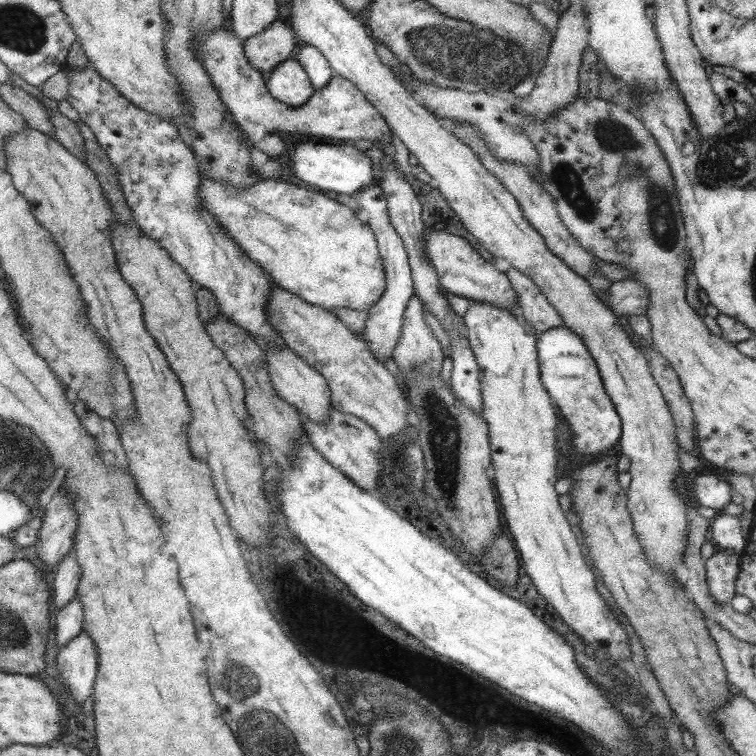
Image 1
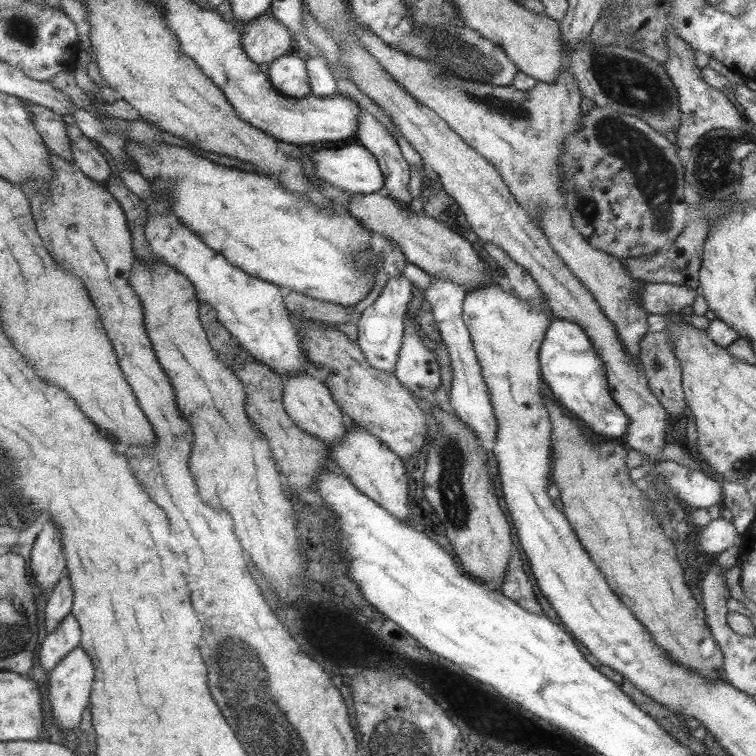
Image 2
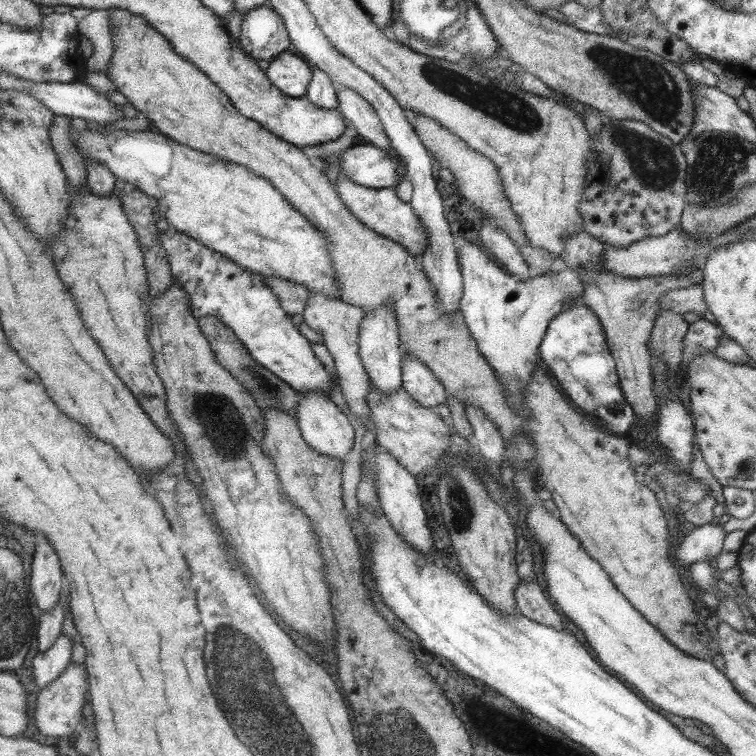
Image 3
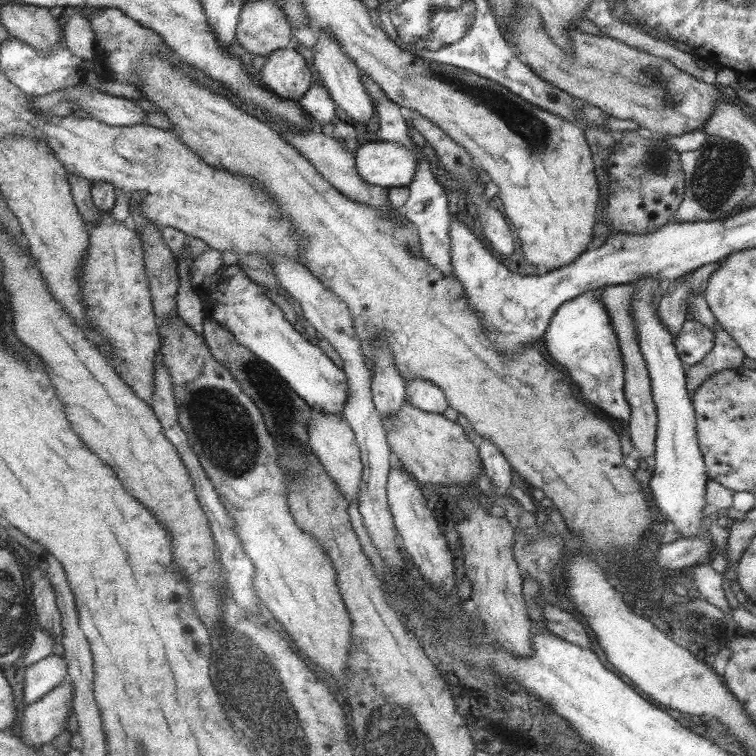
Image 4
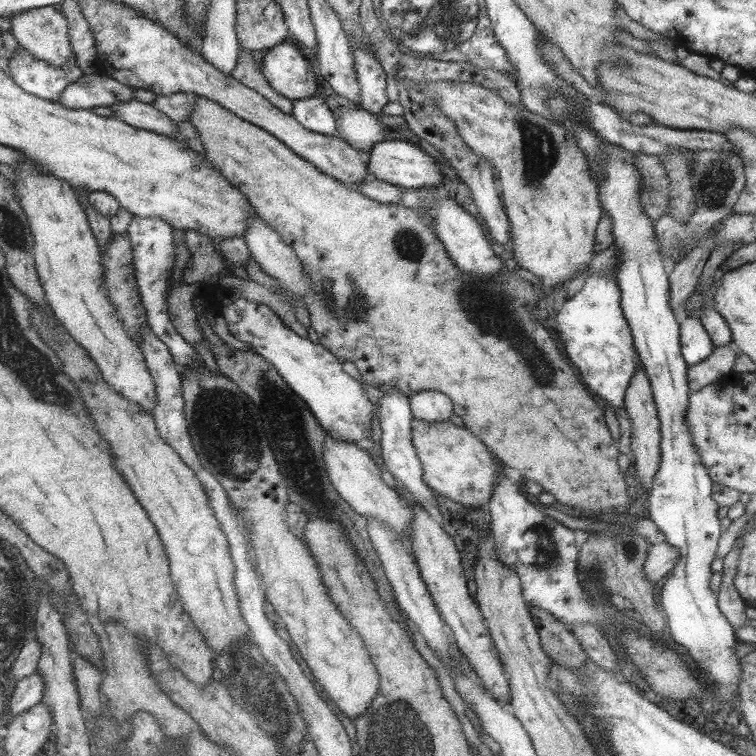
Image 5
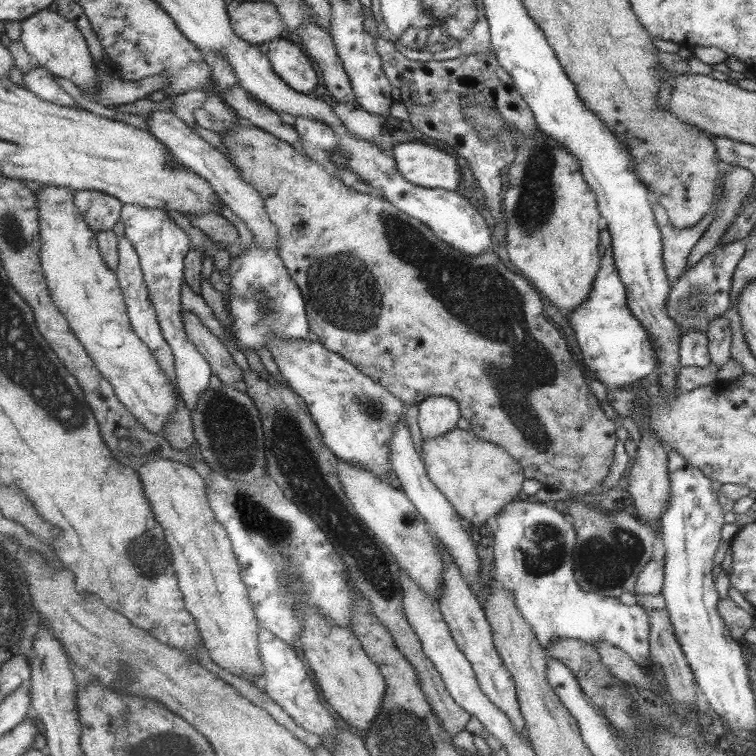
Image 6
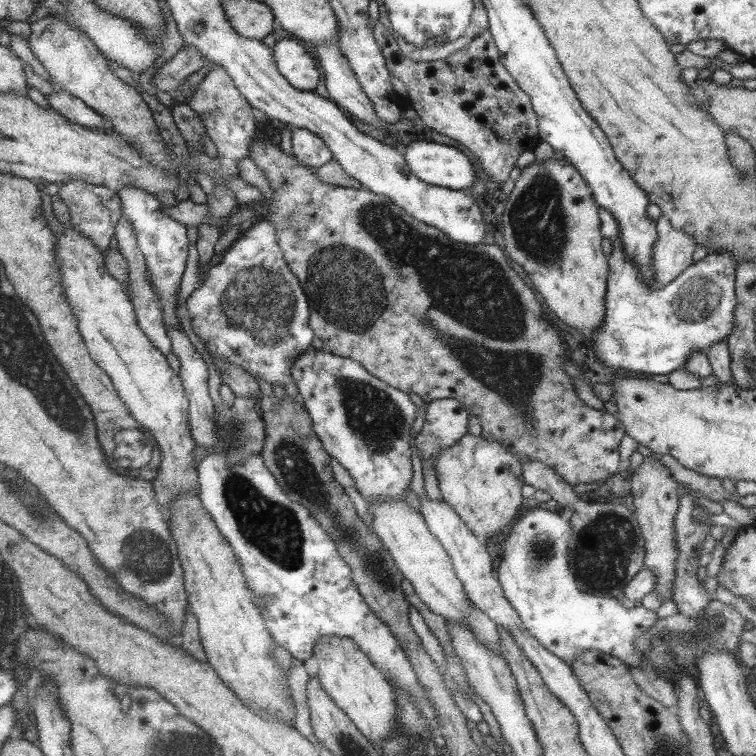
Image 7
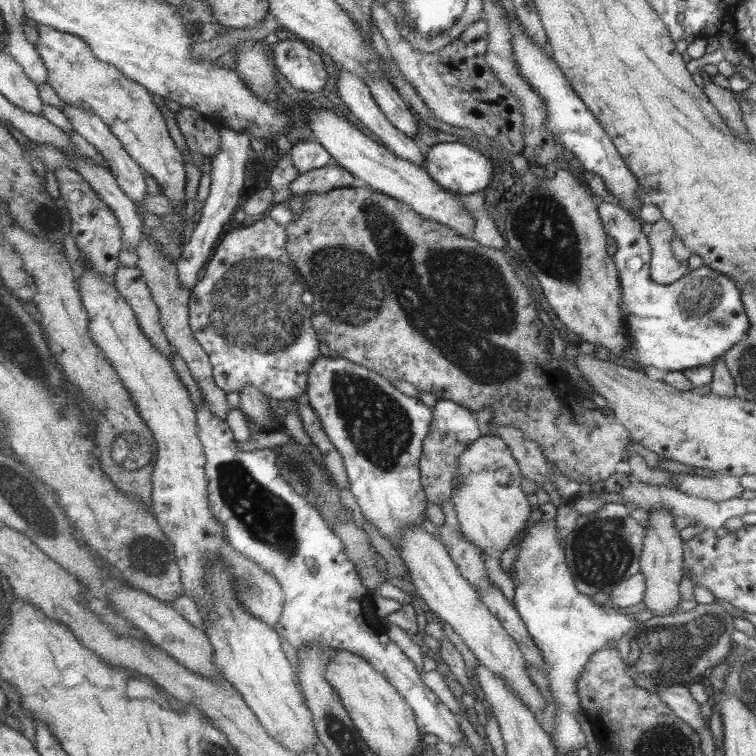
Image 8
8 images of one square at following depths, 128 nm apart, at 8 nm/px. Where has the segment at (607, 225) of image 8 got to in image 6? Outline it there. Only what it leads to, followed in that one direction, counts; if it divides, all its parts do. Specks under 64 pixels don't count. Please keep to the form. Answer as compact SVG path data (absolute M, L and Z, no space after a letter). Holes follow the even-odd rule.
M604 226L601 242L606 248L601 256L601 266L591 282L591 292L583 304L579 304L571 314L566 315L583 364L599 379L599 382L605 385L606 389L622 388L626 384L643 379L654 372L657 366L651 335L627 308L626 289L623 288L623 282L619 280L609 241L610 234ZM743 239L723 246L718 244L703 256L699 263L683 271L677 281L670 284L671 290L665 302L665 312L677 324L681 335L685 332L695 332L695 330L705 332L711 320L723 316L729 310L732 304L731 288L733 286L731 284L734 270L745 252L746 241Z

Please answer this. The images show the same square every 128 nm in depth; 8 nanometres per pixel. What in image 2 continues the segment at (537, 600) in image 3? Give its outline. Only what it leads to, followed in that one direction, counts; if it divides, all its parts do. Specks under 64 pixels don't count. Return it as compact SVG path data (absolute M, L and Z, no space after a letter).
M511 556L511 560L507 562L505 568L506 576L504 577L504 584L499 587L502 596L523 608L526 612L533 615L541 615L541 608L535 600L533 588L523 572L521 566L521 559L519 557Z

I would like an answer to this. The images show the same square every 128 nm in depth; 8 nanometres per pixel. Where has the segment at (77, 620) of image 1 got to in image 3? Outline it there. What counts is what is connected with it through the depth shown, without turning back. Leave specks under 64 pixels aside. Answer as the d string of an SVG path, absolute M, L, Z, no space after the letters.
M61 632L48 650L37 653L32 658L33 684L38 691L53 682L69 666L72 646L73 644Z

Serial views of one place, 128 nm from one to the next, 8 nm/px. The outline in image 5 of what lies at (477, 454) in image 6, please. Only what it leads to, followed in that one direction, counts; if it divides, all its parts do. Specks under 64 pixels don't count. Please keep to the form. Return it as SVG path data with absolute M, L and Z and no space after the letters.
M411 418L411 445L415 449L419 463L421 463L421 477L431 490L465 506L465 508L471 508L471 510L489 502L491 488L493 488L493 482L497 478L497 465L495 465L491 452L483 444L483 441L464 426L459 427L451 421L425 422L425 420Z

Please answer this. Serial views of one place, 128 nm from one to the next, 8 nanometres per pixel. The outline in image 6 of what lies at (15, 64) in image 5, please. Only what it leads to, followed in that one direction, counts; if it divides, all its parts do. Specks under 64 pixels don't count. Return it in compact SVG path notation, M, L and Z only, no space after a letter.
M41 66L27 70L22 76L22 83L23 88L33 93L35 97L39 97L41 101L73 109L79 108L76 102L59 86L57 76Z

